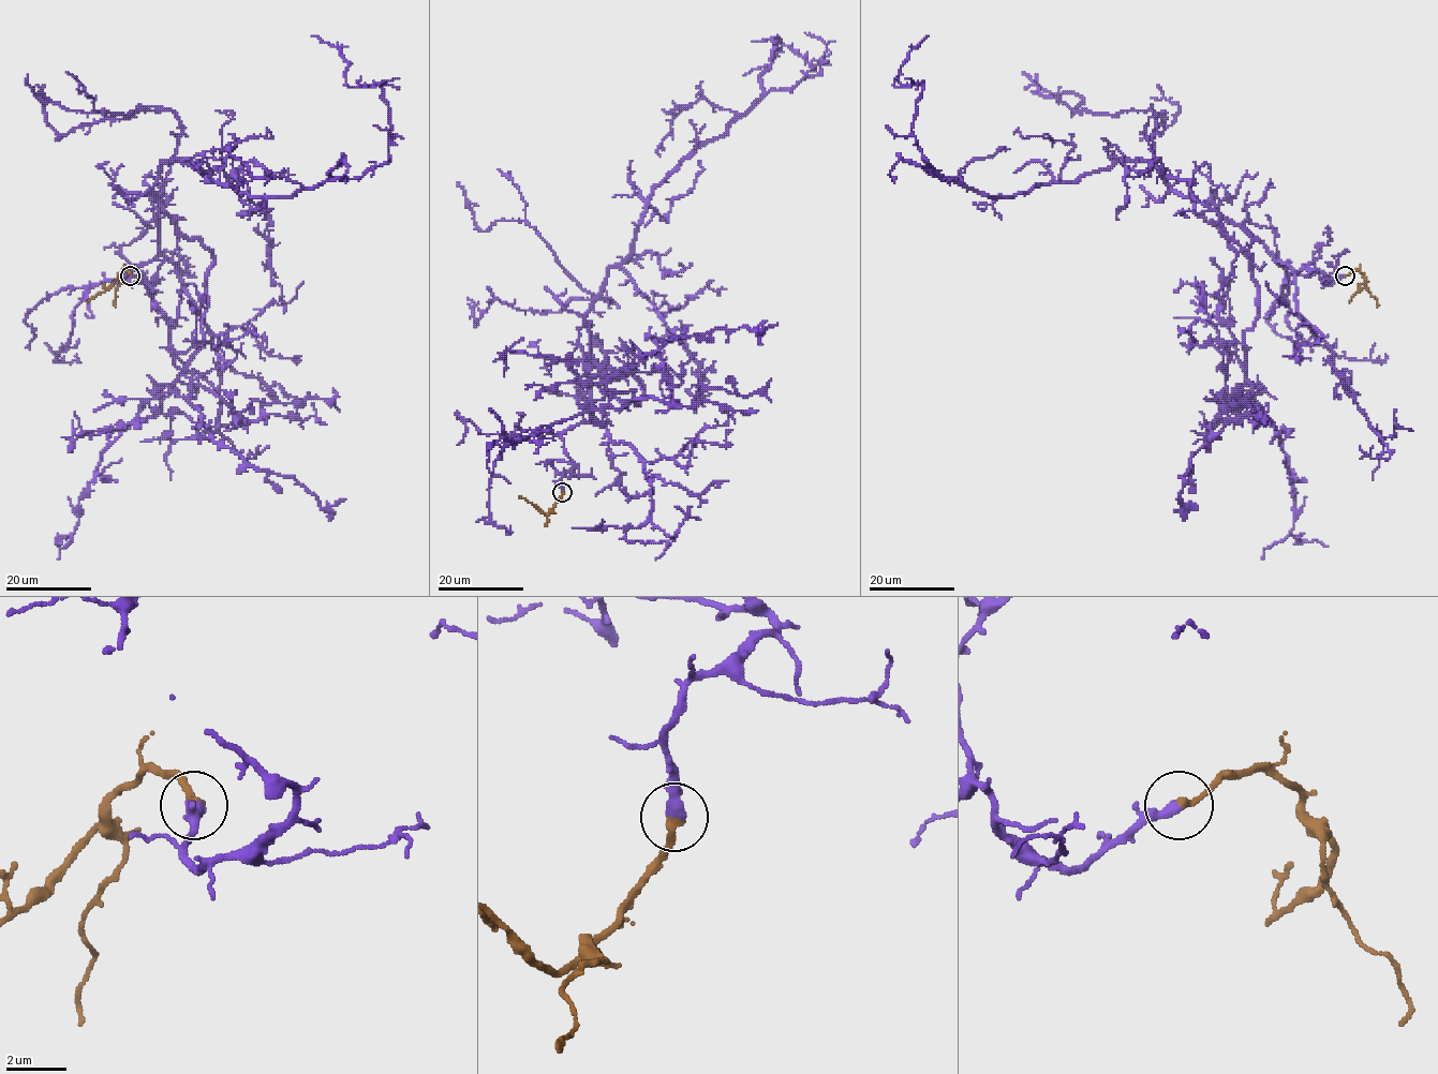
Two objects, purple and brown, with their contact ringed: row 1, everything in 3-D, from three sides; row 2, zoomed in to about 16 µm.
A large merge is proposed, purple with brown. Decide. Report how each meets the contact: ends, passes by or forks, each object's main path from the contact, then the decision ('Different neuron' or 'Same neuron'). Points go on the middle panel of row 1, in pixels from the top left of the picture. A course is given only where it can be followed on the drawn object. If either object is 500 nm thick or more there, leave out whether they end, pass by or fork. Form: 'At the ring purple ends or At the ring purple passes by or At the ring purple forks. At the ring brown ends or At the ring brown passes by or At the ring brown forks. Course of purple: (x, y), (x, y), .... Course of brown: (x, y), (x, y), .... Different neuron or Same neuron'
At the ring purple ends. At the ring brown ends. Course of purple: (562, 492), (560, 435), (591, 420), (586, 317), (648, 196), (823, 59), (777, 41), (743, 76). Course of brown: (562, 492), (546, 513), (518, 495). Same neuron

